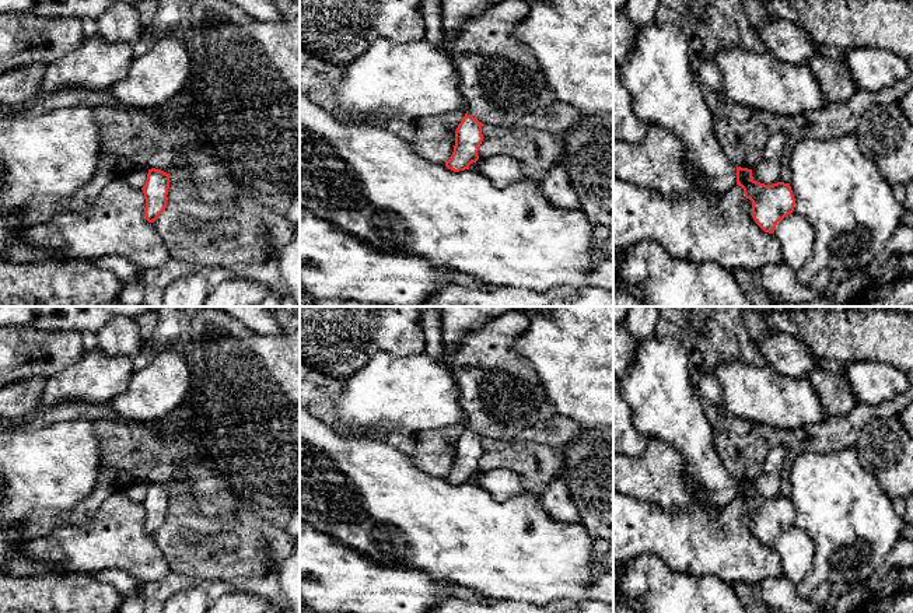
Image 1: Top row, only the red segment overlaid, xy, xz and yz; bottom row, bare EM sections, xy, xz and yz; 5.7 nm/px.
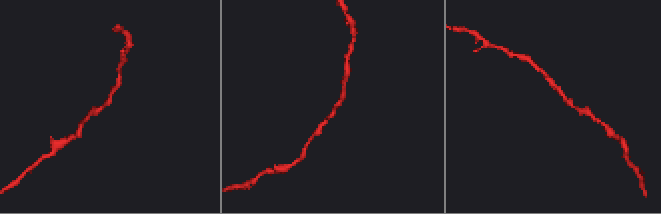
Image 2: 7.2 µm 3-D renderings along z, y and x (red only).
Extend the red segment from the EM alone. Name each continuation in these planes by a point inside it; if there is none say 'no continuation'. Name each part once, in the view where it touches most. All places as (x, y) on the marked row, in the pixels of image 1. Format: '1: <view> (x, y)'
no continuation

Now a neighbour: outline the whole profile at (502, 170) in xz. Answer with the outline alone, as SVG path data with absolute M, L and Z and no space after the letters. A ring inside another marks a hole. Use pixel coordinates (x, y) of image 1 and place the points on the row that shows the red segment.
M499 154L479 158L476 165L476 171L497 186L507 186L524 176L521 171L522 164L510 155Z

